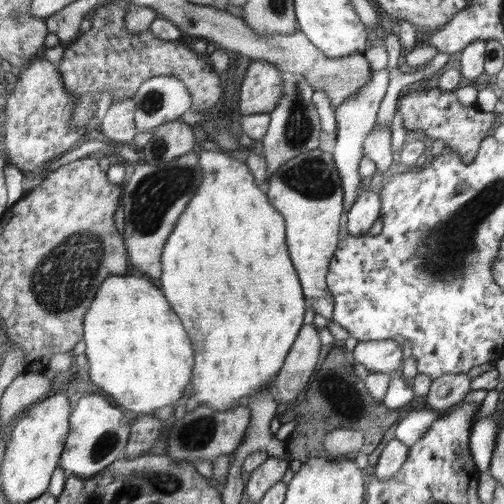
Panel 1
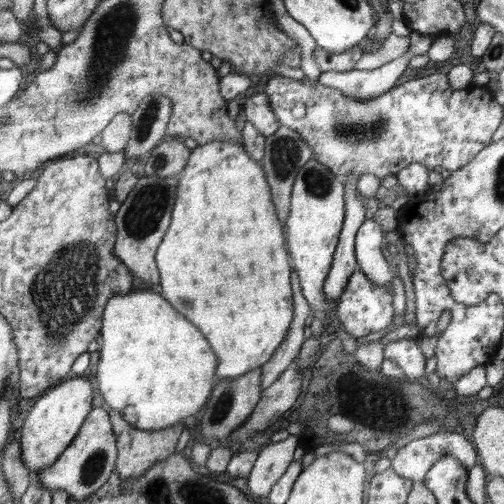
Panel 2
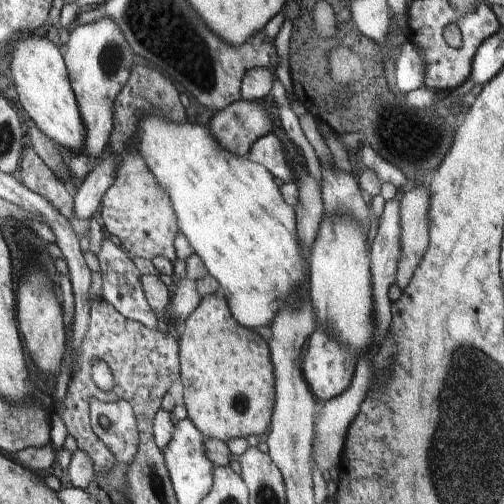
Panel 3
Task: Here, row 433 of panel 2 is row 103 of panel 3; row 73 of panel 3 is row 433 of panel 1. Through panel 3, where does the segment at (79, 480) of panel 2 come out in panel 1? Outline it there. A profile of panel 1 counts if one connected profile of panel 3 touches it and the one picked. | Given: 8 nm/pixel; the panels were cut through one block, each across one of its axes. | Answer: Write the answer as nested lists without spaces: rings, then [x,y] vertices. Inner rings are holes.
[[[89,394],[75,400],[75,408],[69,412],[69,432],[63,444],[59,466],[69,474],[91,478],[115,460],[125,458],[125,446],[129,440],[131,420],[125,410],[113,404],[105,394]]]

